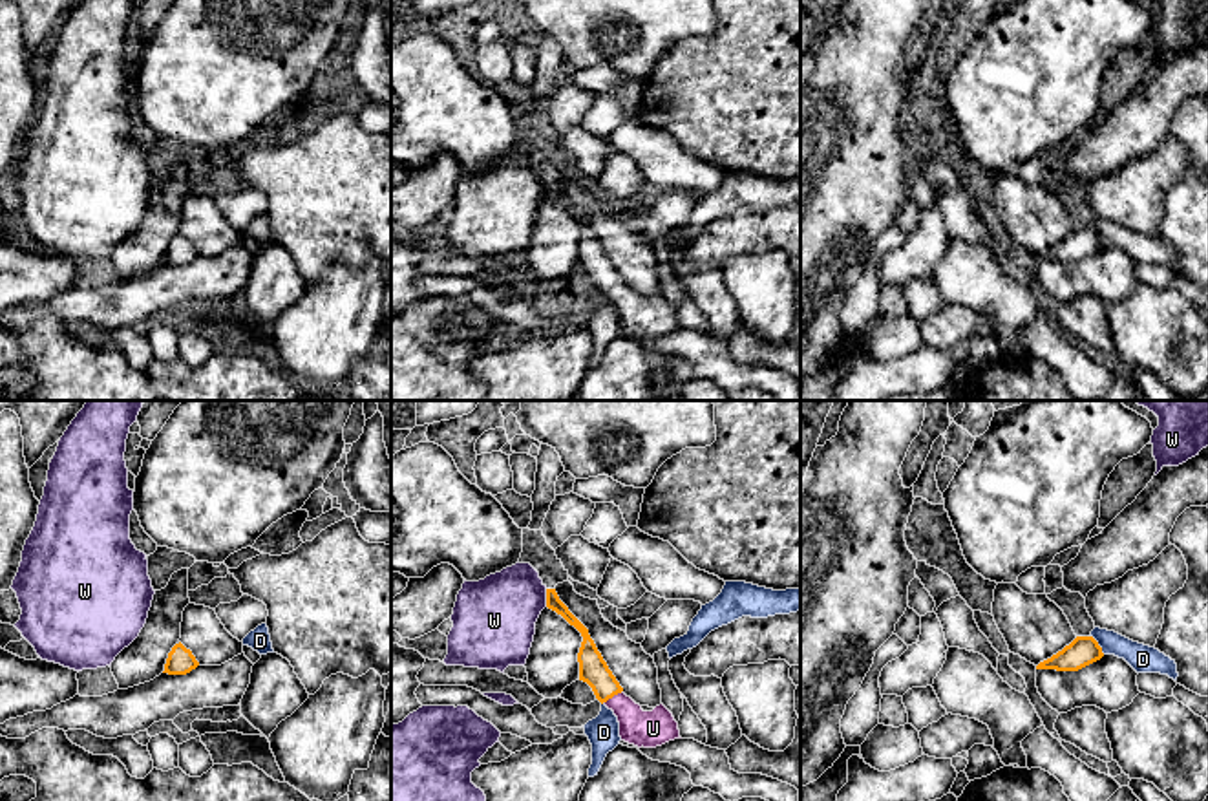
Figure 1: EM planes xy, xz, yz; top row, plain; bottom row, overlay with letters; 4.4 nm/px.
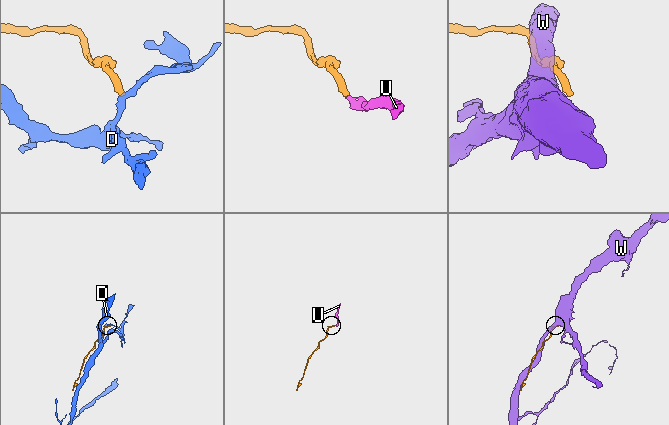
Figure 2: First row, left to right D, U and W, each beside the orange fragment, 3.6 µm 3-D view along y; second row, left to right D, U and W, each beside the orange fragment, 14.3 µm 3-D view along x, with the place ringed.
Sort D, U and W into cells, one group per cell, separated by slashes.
D / U / W

